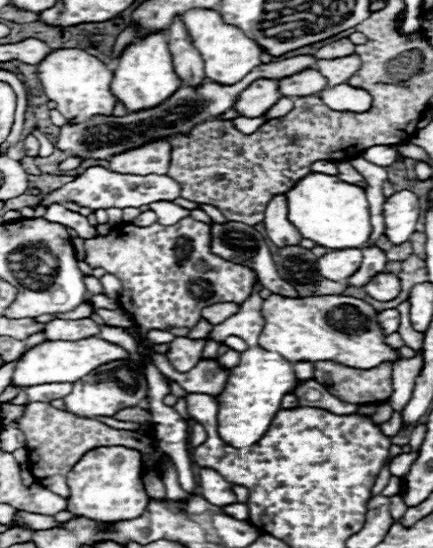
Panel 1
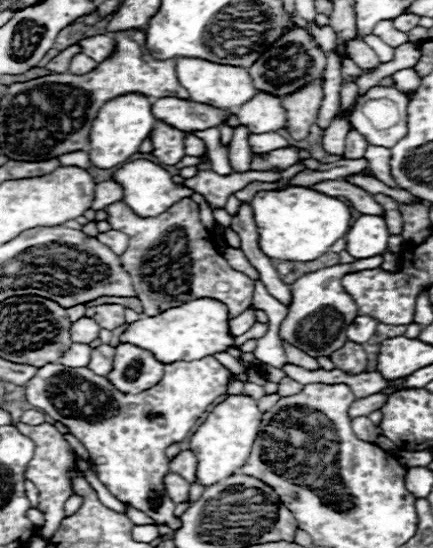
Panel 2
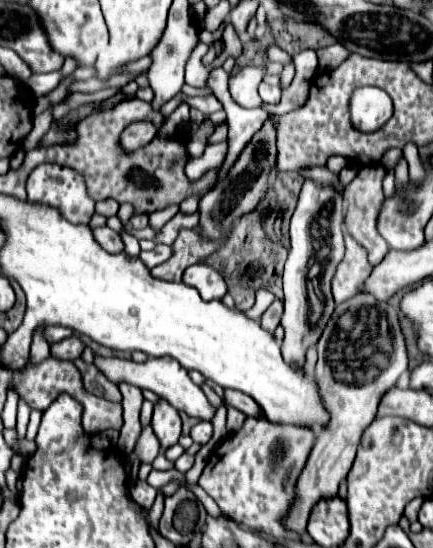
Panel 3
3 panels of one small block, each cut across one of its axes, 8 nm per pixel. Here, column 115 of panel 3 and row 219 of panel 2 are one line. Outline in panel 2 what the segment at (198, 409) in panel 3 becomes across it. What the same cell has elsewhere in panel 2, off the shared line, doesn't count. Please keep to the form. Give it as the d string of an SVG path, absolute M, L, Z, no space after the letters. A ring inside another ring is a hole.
M360 216L346 234L346 252L354 258L382 254L388 246L388 228L380 216Z

